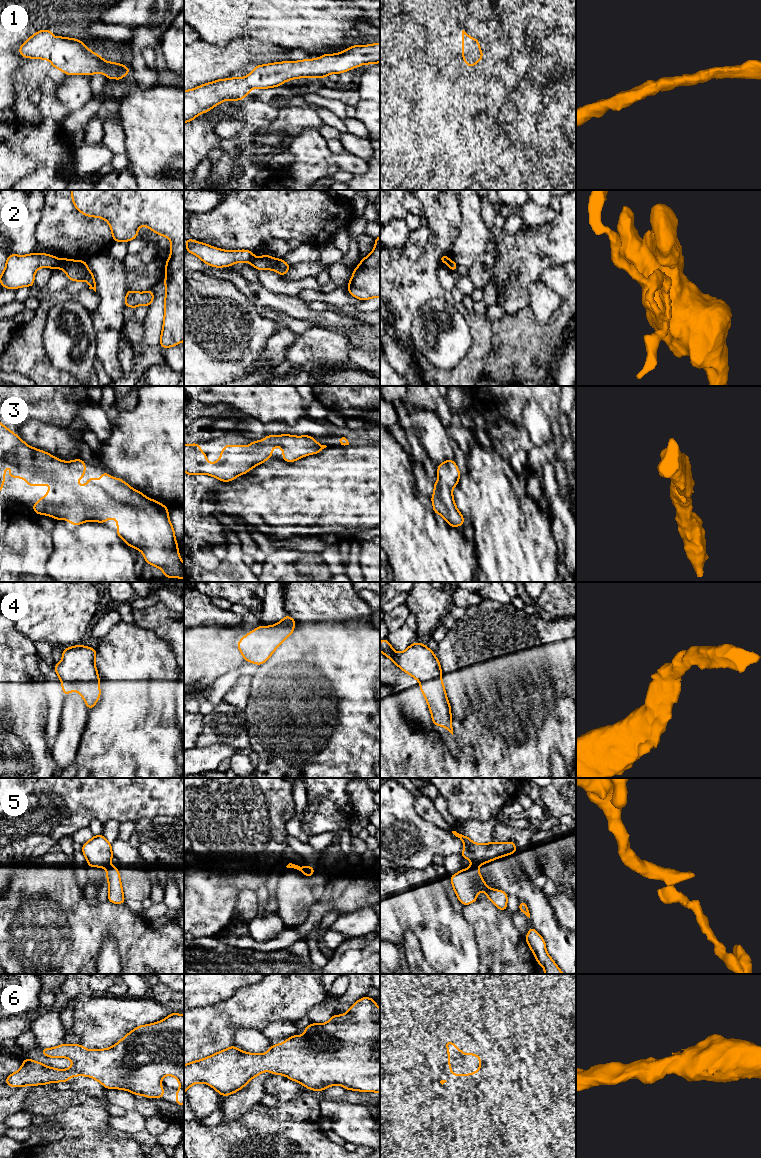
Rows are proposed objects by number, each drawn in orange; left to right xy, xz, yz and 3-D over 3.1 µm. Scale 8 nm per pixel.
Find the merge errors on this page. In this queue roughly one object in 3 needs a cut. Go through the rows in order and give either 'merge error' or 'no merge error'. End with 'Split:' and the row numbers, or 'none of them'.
1: no merge error
2: merge error
3: no merge error
4: no merge error
5: merge error
6: no merge error
Split: 2, 5

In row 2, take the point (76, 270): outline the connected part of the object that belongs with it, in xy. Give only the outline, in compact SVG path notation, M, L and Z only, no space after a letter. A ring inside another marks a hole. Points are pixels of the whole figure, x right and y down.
M62 258L56 266L58 269L63 269L67 277L74 281L87 281L90 284L89 289L96 292L96 281L93 273L88 269L85 260L70 260Z

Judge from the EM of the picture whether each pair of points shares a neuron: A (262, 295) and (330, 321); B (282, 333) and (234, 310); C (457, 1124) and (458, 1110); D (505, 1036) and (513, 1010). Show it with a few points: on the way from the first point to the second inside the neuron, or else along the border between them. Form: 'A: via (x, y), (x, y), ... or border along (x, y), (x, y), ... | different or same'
A: via (279, 301), (313, 317) | same
B: border along (280, 326), (267, 340), (264, 350) | different
C: via (457, 1121), (458, 1113) | same
D: via (505, 1030), (505, 1021), (508, 1016) | same

